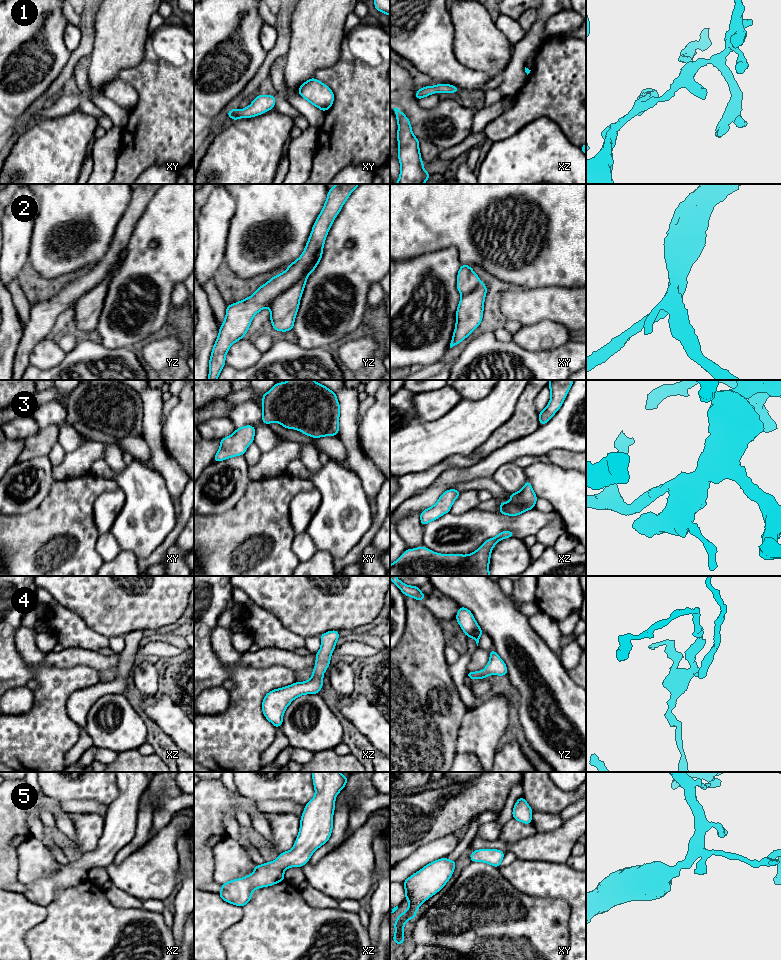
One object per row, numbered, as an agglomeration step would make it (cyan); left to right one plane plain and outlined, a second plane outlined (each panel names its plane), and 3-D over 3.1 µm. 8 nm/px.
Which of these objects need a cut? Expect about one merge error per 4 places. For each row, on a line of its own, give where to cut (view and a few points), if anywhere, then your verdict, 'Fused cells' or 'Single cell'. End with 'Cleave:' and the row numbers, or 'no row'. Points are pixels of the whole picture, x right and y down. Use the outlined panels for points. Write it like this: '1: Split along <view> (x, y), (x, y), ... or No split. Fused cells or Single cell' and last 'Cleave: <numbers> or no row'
1: No split. Single cell
2: No split. Single cell
3: No split. Single cell
4: No split. Single cell
5: No split. Single cell
Cleave: no row

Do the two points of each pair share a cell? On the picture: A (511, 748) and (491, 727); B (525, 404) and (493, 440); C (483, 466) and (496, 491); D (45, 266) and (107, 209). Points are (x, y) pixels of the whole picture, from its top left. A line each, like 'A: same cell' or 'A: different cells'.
A: different cells
B: same cell
C: different cells
D: same cell

